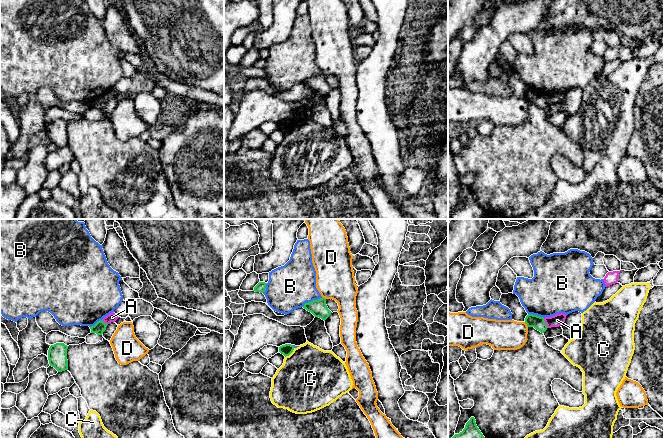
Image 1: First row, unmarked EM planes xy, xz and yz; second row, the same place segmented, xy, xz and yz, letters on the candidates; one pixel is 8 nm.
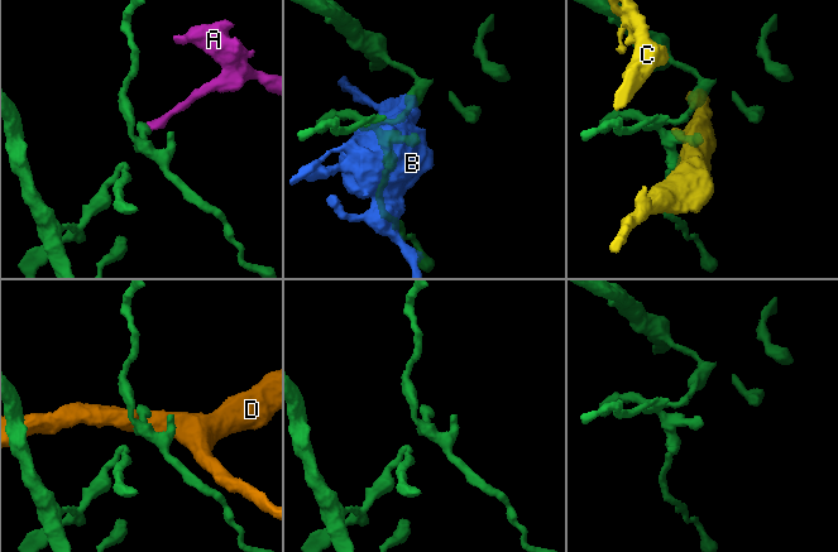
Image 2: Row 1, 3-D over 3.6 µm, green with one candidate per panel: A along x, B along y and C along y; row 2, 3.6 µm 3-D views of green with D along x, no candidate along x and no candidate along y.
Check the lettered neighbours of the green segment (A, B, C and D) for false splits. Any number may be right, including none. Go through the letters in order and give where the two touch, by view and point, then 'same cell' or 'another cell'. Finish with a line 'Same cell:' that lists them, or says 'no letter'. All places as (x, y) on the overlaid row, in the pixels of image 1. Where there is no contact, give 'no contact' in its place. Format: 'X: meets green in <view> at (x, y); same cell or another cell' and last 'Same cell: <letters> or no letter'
A: meets green in yz at (545, 323); another cell
B: meets green in xz at (313, 300); another cell
C: meets green in xz at (290, 353); another cell
D: meets green in yz at (526, 323); another cell
Same cell: no letter

